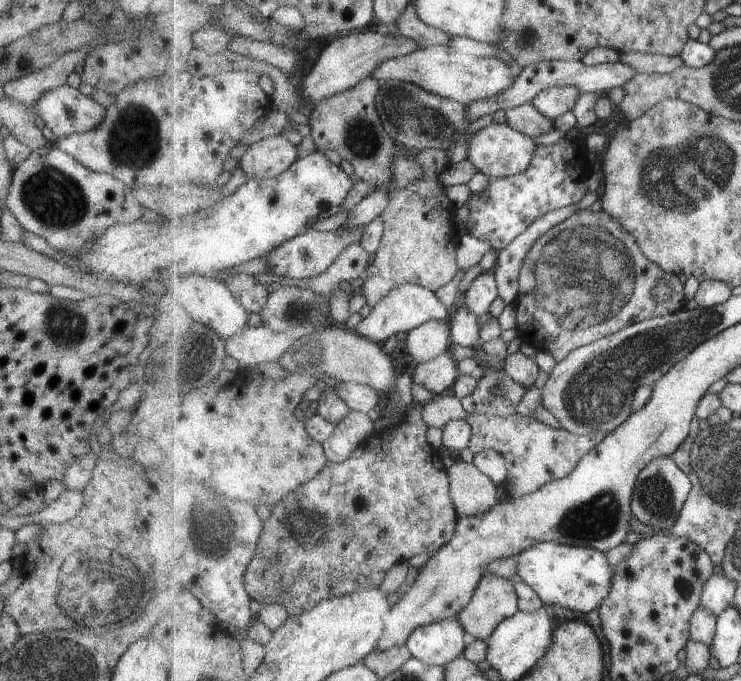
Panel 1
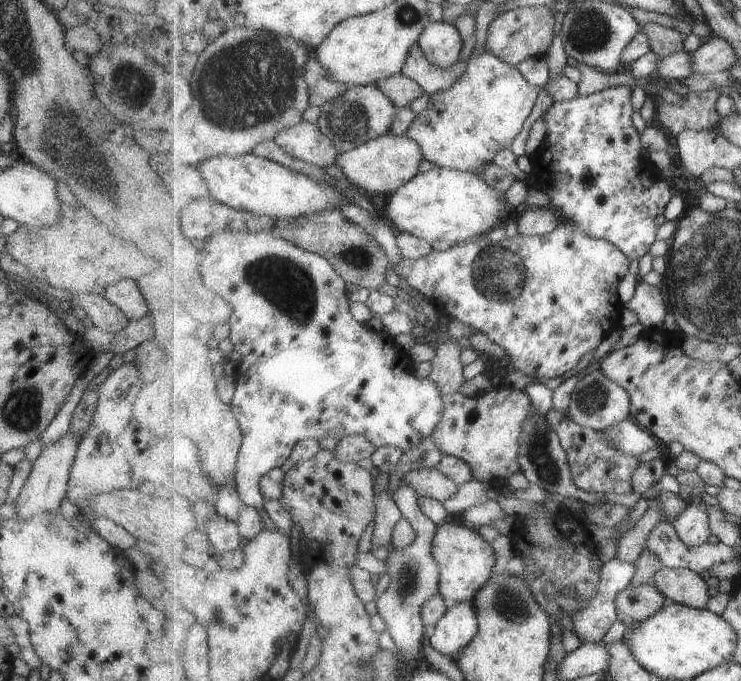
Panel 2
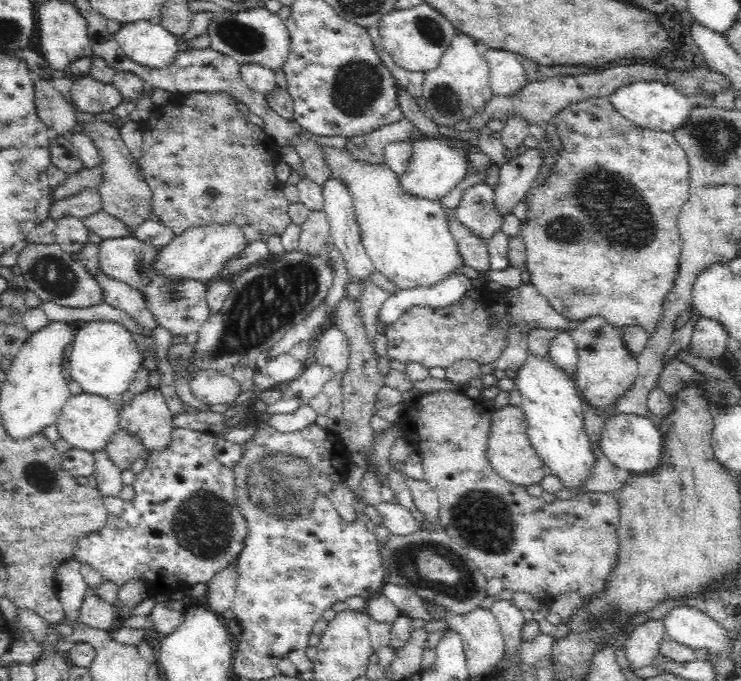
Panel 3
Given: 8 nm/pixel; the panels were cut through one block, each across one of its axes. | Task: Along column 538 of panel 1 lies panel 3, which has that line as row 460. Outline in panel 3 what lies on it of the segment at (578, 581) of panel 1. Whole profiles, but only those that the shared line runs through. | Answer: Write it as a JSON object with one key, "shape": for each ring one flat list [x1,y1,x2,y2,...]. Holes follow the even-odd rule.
{"shape":[[528,354,514,372,514,386,521,394,527,433,540,460,558,475,564,487,575,487,587,476,593,463,591,446,585,433,584,408,573,376,561,369,555,360]]}

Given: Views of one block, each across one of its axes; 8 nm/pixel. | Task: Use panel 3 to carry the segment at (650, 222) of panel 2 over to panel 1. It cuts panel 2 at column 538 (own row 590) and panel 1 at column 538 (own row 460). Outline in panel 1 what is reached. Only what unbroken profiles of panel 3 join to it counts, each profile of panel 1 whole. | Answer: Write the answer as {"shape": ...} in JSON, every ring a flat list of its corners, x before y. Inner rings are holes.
{"shape":[[573,134,560,138,552,145,539,145,535,149,535,156,527,170,514,174,512,177,490,178,487,188,479,194,473,195,466,203,470,214,468,216,468,231,484,241,492,242,492,248,502,251,507,248,515,238,523,234,541,216,577,204,583,200,583,196,590,190,587,181,591,176,592,166,587,160,588,151,585,147,577,144]]}

